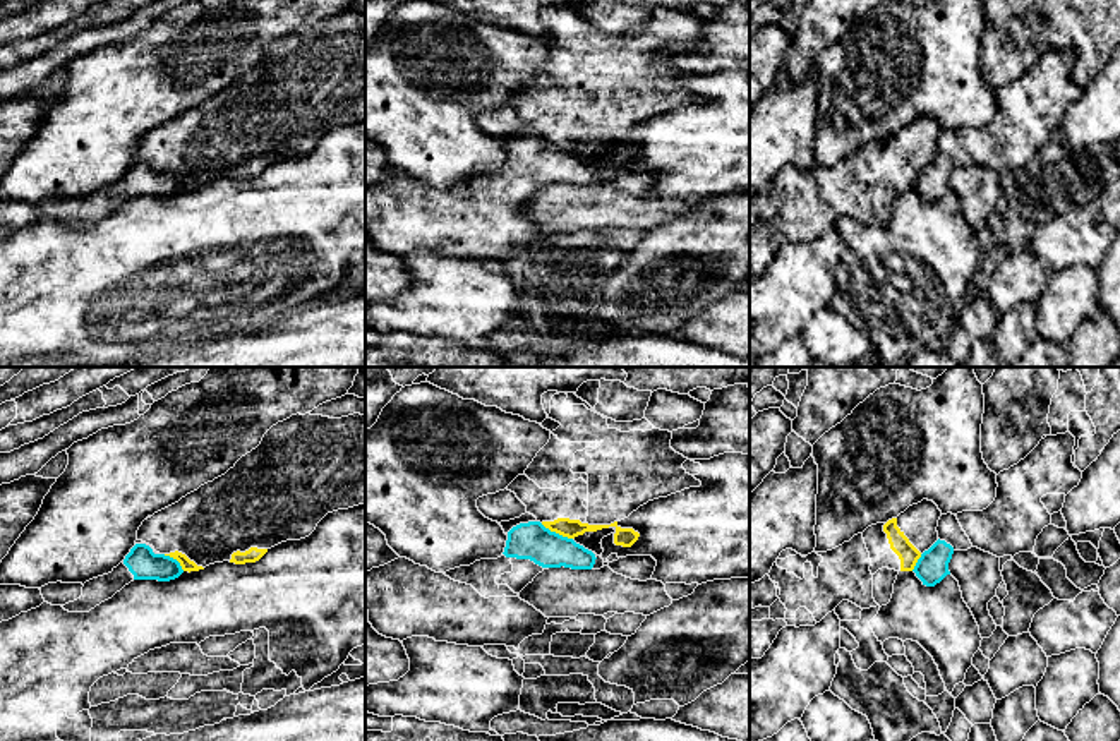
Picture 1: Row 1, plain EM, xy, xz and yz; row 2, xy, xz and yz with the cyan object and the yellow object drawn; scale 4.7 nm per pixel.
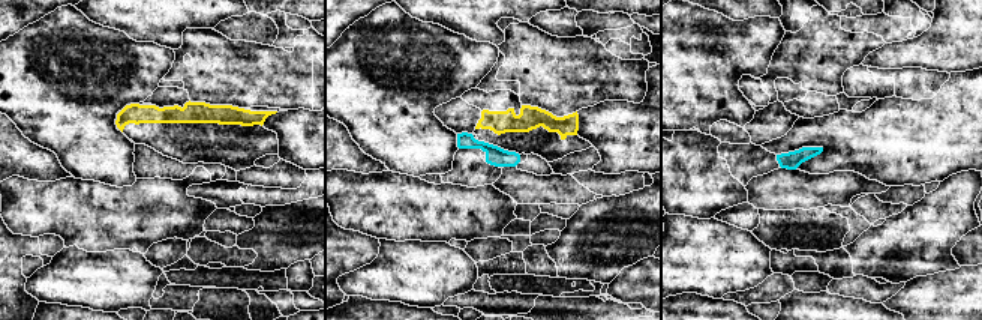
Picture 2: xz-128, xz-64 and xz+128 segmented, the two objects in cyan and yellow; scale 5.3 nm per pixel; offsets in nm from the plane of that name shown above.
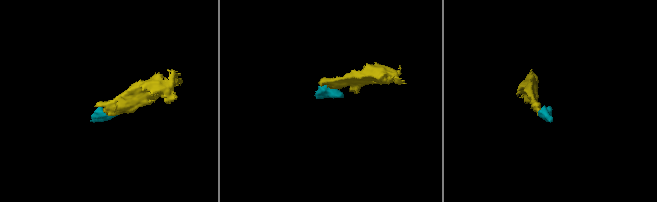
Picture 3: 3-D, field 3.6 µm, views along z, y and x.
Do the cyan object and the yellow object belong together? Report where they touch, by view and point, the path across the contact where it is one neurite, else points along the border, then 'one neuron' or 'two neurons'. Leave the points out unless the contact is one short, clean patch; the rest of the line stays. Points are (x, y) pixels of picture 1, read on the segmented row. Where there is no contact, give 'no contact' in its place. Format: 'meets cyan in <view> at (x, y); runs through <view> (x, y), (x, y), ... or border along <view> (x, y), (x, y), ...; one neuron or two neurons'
meets cyan in xz at (554, 532); border along xz (541, 524), (572, 539); two neurons

